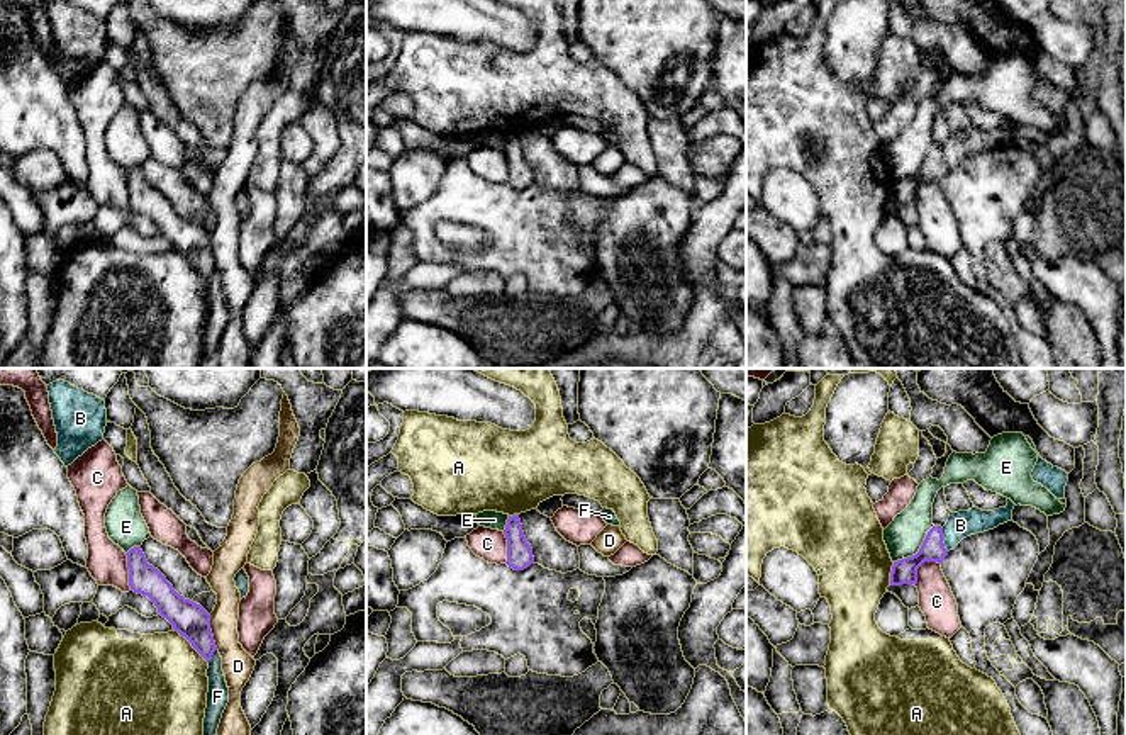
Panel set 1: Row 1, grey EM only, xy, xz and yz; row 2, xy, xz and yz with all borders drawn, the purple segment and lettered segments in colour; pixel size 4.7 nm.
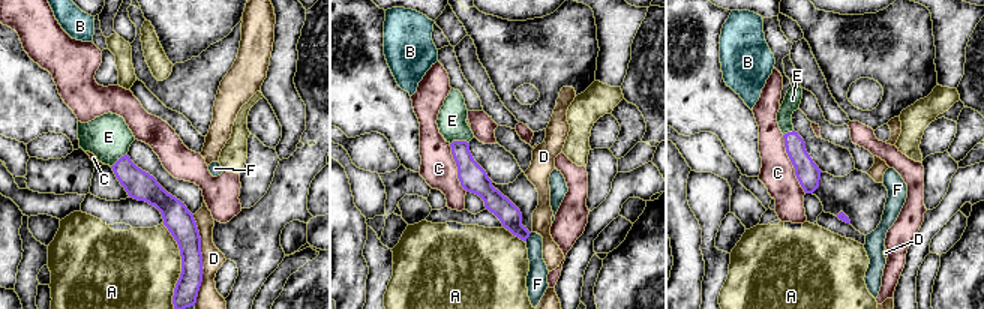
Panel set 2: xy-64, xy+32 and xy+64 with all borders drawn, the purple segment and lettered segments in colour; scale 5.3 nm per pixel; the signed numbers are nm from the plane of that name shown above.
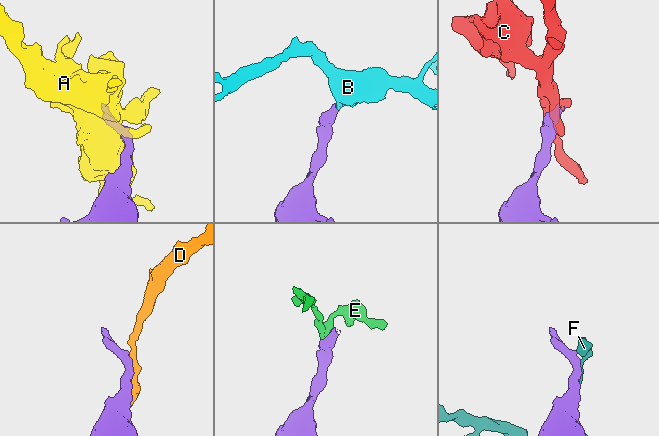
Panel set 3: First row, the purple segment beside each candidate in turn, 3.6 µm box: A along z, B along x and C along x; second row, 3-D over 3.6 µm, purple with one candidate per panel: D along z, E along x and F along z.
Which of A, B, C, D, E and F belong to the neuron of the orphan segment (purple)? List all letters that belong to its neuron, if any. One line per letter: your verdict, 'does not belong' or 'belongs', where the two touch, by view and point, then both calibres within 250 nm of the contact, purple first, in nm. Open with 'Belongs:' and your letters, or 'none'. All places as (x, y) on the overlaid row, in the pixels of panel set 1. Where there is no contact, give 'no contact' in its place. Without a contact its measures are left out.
Belongs: B
A: does not belong; contact xy (192, 645); calibres 170 and 480 nm
B: belongs; contact yz (942, 540); calibres 120 and 130 nm
C: does not belong; contact yz (921, 564); calibres 120 and 170 nm
D: does not belong; contact xy (211, 632); calibres 170 and 150 nm
E: does not belong; contact yz (919, 550); calibres 120 and 180 nm
F: does not belong; contact xy (212, 654); calibres 170 and 110 nm

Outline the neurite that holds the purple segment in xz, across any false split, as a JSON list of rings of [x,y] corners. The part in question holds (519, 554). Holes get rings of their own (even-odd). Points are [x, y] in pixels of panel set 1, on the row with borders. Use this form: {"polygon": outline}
{"polygon": [[[519,514],[509,516],[504,535],[507,538],[507,565],[514,570],[524,570],[532,562],[532,548],[527,543]]]}

